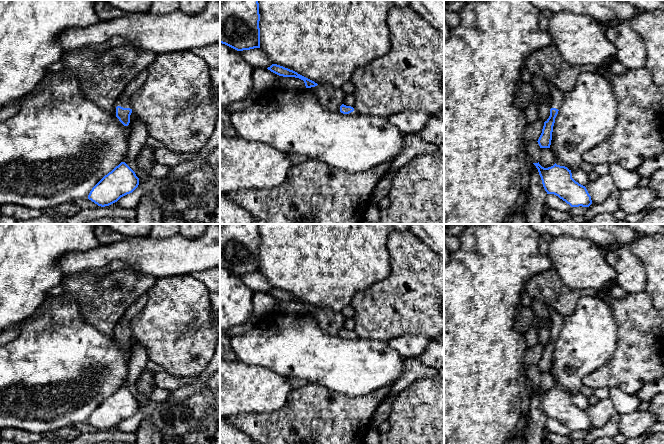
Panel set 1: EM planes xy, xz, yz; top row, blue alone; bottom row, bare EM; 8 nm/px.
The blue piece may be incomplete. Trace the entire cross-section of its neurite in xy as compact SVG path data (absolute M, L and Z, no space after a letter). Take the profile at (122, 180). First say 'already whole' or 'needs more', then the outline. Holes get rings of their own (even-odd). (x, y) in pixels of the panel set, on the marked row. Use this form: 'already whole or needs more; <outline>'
already whole; M121 162L105 175L90 191L88 199L105 207L132 193L139 185L139 178L125 163Z

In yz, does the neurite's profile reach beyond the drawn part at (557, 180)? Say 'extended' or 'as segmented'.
as segmented

